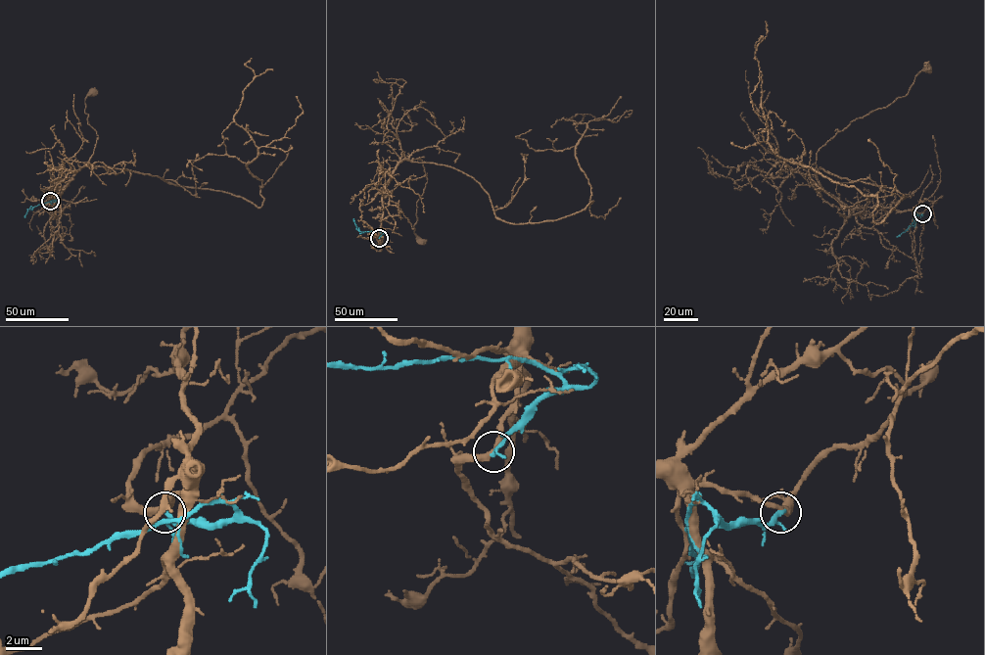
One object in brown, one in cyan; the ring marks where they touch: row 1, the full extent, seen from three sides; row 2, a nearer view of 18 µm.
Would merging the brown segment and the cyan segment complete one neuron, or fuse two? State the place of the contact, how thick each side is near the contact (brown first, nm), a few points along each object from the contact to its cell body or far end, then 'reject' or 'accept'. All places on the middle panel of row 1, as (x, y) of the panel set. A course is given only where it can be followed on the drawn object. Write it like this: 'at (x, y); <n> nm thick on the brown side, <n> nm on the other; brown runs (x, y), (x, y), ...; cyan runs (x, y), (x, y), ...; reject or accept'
at (379, 238); 320 nm thick on the brown side, 200 nm on the other; brown runs (379, 238), (382, 191), (393, 169), (403, 160), (420, 159), (427, 182), (416, 204), (413, 227), (422, 241); cyan runs (379, 238), (383, 232), (361, 232), (356, 228), (353, 218); reject

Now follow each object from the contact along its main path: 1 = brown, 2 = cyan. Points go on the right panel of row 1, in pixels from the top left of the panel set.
1: (922, 213), (881, 207), (846, 207), (818, 179), (816, 153), (852, 121), (904, 96), (926, 66)
2: (922, 213), (914, 213), (914, 224), (896, 237)

